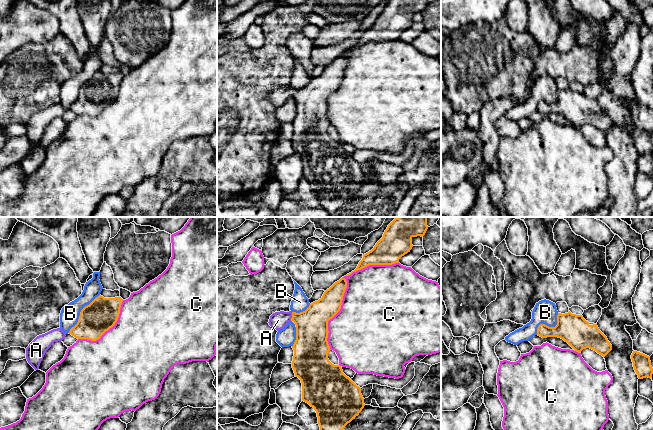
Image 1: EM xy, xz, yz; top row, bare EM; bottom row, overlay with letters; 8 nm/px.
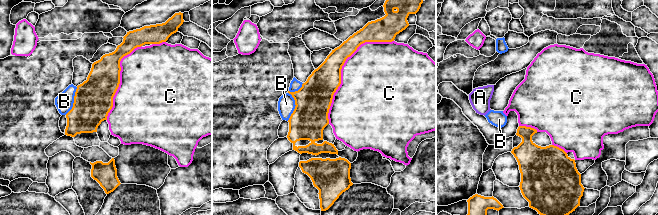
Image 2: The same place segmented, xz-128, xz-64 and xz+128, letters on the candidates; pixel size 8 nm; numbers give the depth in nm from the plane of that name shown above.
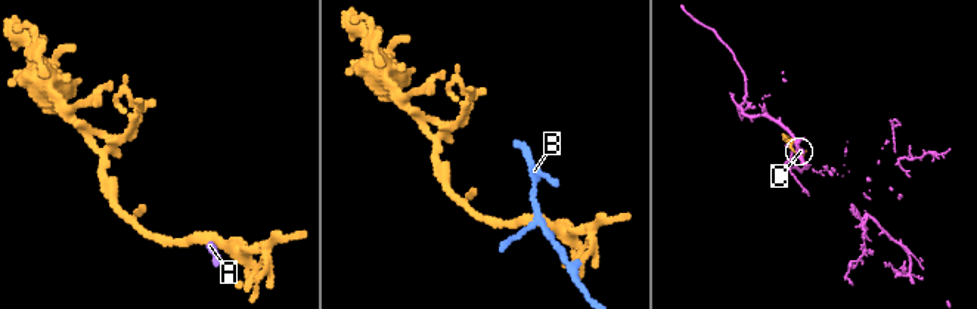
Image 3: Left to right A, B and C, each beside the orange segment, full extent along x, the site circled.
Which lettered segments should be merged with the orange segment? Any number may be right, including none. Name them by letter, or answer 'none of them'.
A

